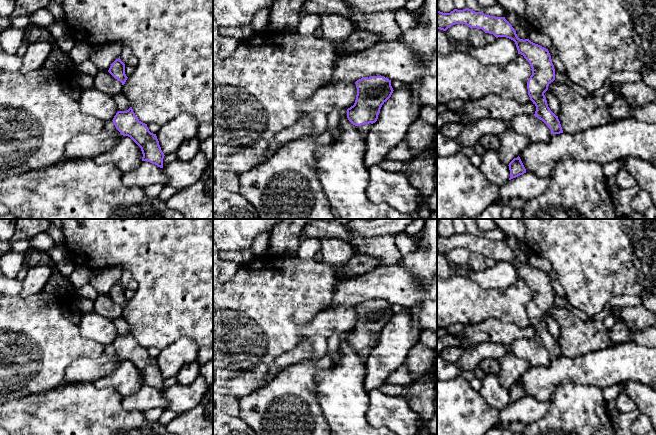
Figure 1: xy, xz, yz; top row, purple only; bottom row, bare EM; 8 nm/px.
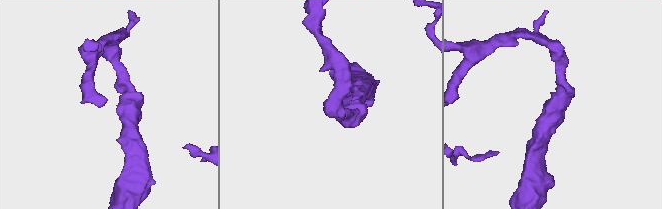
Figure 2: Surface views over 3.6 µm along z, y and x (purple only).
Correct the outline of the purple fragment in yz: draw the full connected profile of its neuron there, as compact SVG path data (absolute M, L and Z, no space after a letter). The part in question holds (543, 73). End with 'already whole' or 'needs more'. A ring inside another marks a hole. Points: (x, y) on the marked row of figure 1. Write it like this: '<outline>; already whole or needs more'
M469 8L454 9L450 13L437 11L437 29L446 31L455 24L465 24L471 29L482 29L485 33L493 34L496 38L506 37L515 42L518 54L523 55L532 68L527 89L530 100L536 106L534 116L542 120L552 134L563 133L558 116L550 110L544 95L549 84L555 80L555 69L548 49L529 39L520 39L505 17L490 16Z; already whole

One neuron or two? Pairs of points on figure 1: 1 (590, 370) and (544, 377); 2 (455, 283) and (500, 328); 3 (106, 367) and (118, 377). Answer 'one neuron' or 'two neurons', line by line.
1: one neuron
2: two neurons
3: two neurons

